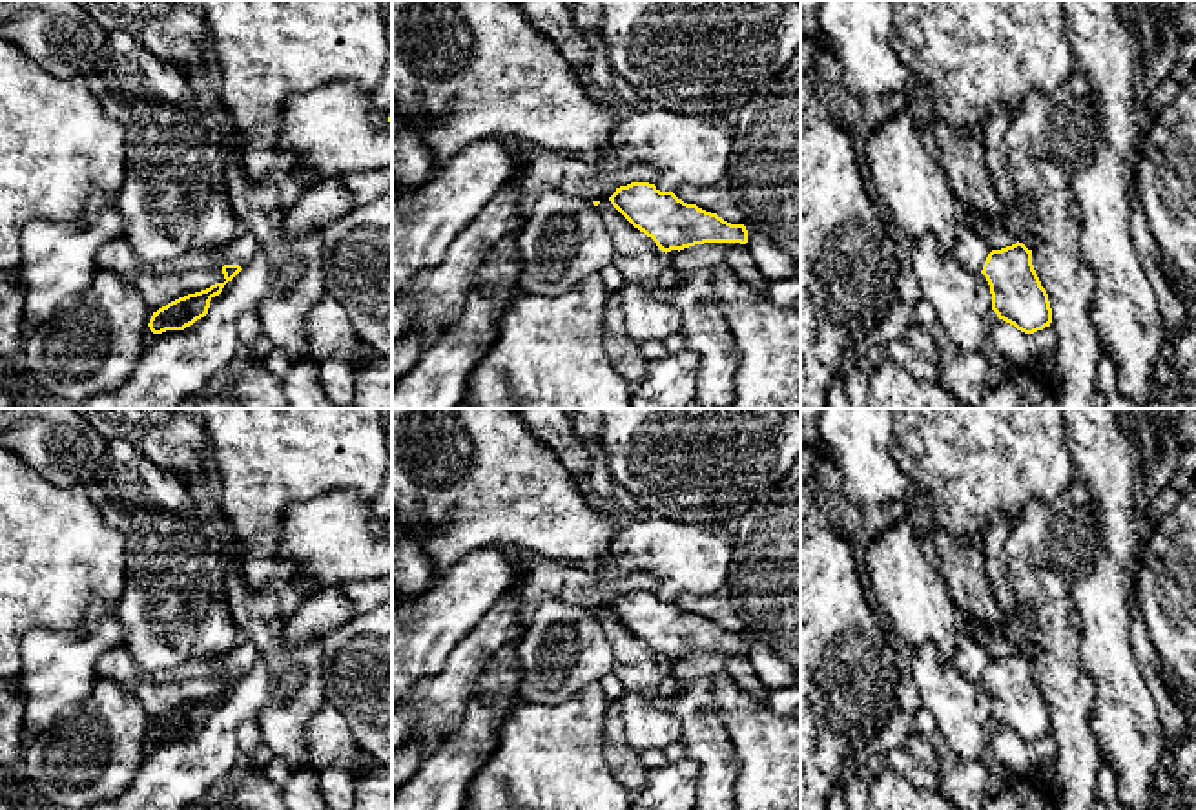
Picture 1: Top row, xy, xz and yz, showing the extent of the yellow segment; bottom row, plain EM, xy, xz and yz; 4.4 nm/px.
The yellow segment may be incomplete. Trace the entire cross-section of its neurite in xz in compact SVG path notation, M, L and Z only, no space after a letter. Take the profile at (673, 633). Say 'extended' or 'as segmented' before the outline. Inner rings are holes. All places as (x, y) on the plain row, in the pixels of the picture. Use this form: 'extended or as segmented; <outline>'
as segmented; M649 591L620 595L609 609L665 662L704 651L748 651L744 633L731 633L717 622L684 611L673 600L660 600Z

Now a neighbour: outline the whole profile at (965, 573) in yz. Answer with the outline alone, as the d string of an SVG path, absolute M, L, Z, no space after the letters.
M933 525L932 540L941 558L937 569L959 613L990 631L999 631L1005 613L997 608L988 586L983 538L959 549L944 529Z

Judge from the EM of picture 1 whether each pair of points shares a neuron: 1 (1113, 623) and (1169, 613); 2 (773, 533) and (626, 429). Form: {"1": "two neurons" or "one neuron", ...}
{"1": "two neurons", "2": "two neurons"}

